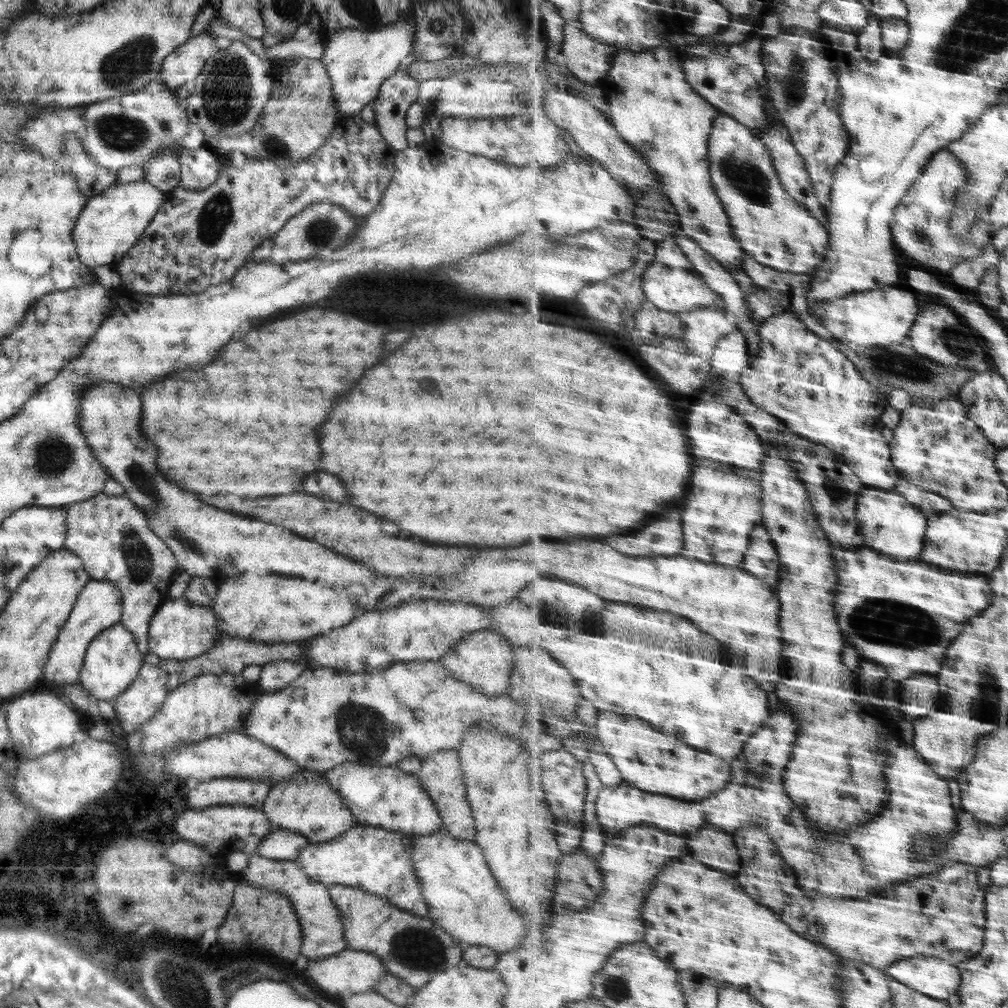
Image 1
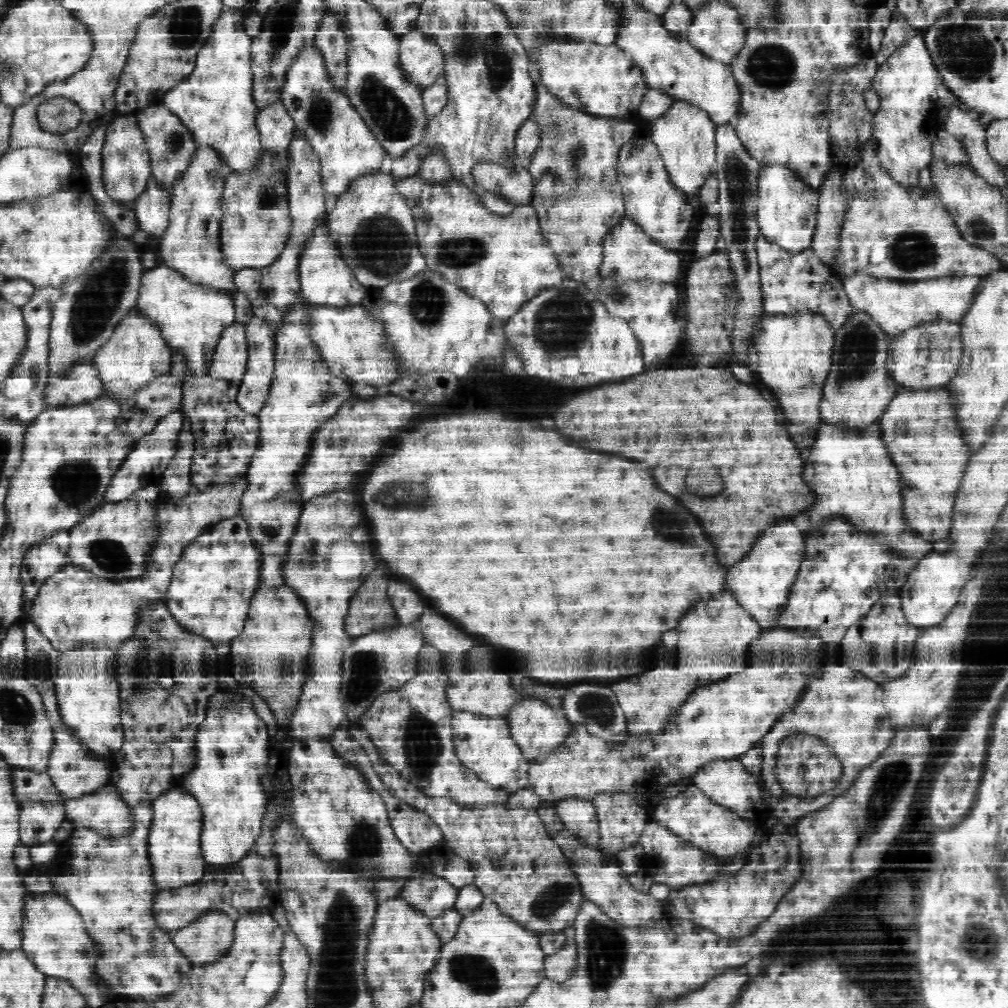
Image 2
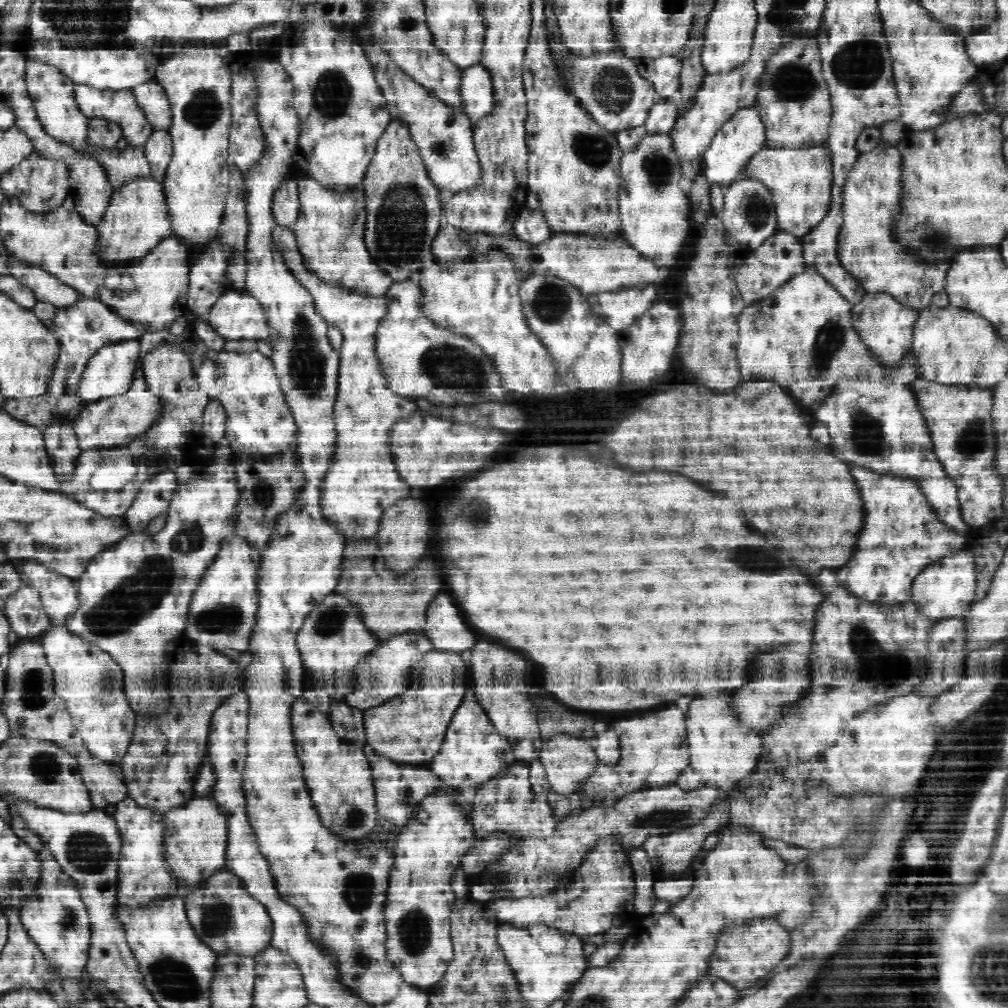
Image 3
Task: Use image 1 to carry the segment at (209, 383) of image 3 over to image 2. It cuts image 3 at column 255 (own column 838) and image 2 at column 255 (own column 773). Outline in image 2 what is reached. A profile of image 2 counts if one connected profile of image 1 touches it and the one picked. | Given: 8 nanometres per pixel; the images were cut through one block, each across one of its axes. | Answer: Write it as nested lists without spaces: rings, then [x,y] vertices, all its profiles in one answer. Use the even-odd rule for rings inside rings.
[[[254,317],[245,324],[248,343],[248,366],[241,378],[237,403],[246,412],[260,412],[275,379],[276,341],[270,323]]]

